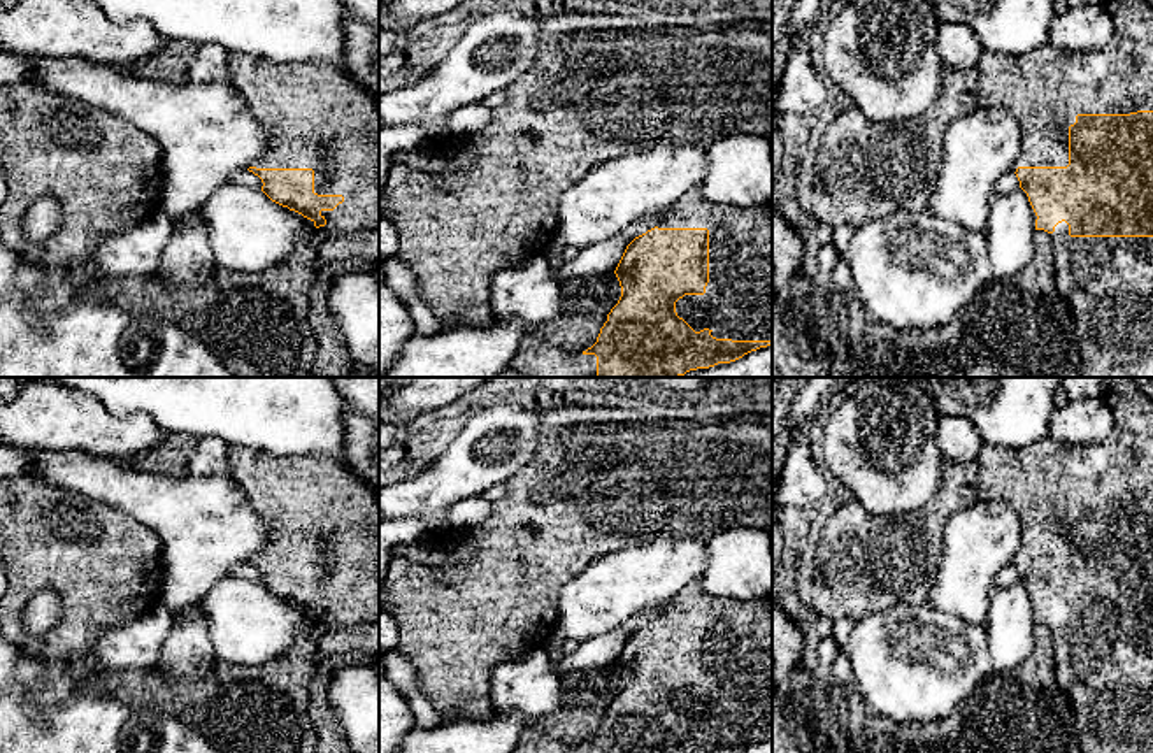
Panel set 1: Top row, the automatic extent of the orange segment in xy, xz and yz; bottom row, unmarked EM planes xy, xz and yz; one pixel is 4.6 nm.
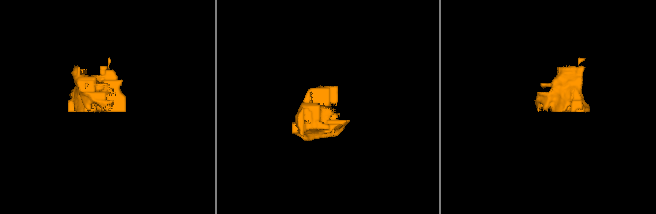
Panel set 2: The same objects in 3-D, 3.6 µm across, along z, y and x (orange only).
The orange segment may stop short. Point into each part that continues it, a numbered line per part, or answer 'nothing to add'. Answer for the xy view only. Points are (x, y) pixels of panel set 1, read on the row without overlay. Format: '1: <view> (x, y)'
1: xy (315, 509)

